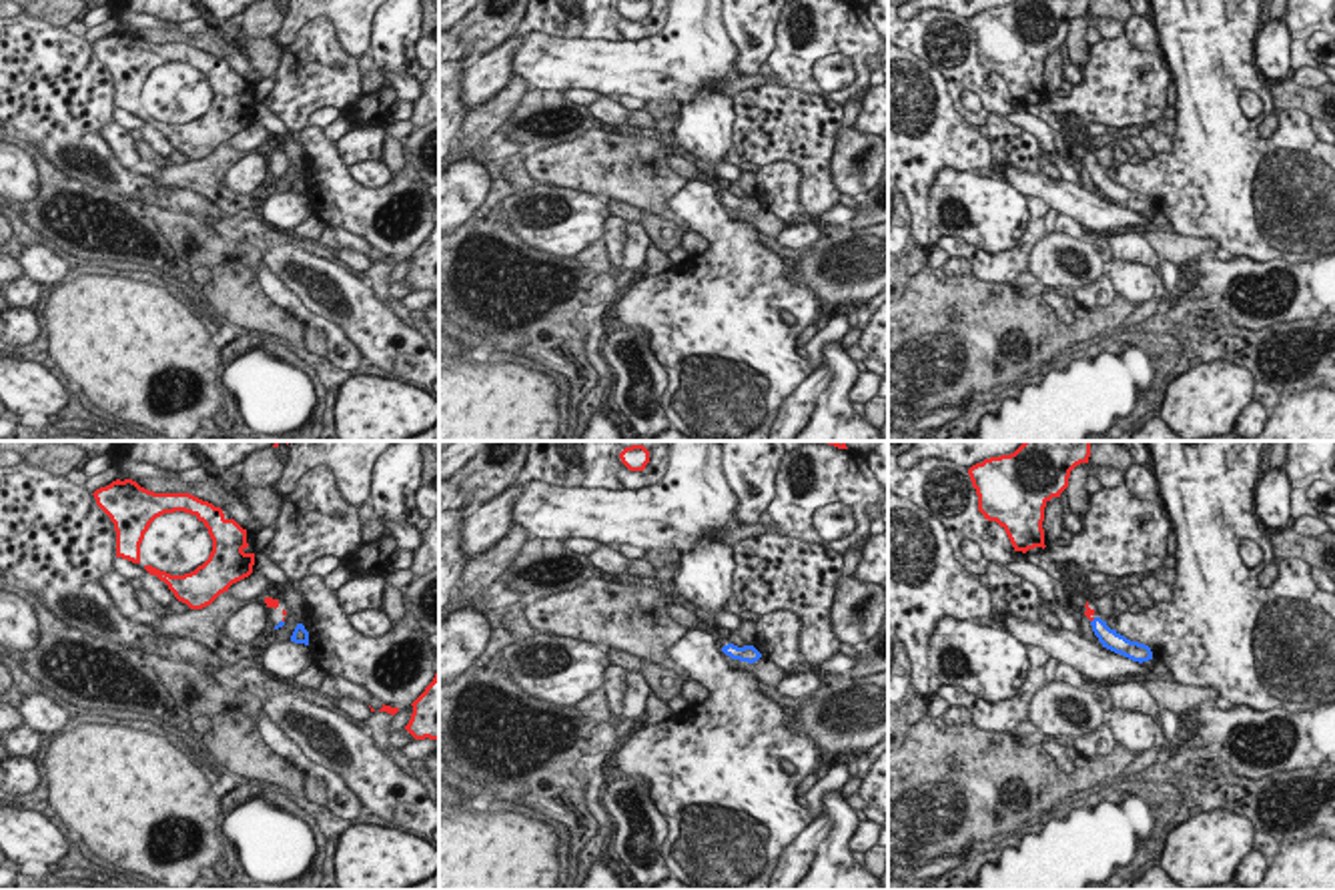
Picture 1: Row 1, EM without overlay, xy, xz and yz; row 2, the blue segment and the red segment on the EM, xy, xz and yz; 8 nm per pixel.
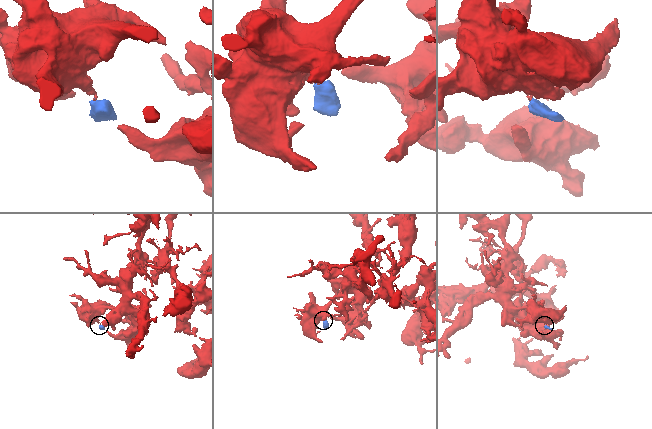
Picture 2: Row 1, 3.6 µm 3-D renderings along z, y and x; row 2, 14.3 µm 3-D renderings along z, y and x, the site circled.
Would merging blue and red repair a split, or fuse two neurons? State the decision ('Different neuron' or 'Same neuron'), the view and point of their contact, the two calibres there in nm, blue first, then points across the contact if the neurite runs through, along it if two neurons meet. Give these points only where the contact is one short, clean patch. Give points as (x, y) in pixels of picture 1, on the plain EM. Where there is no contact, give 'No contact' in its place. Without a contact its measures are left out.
Same neuron. Touches blue at yz (1093, 171). Thickness 160 nm (blue) against 70 nm. Path across: yz (1109, 189), (1093, 171), (1089, 163).

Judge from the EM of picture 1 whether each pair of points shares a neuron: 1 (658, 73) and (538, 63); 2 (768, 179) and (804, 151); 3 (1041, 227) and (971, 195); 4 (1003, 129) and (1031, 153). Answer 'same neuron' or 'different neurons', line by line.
1: same neuron
2: different neurons
3: different neurons
4: same neuron

